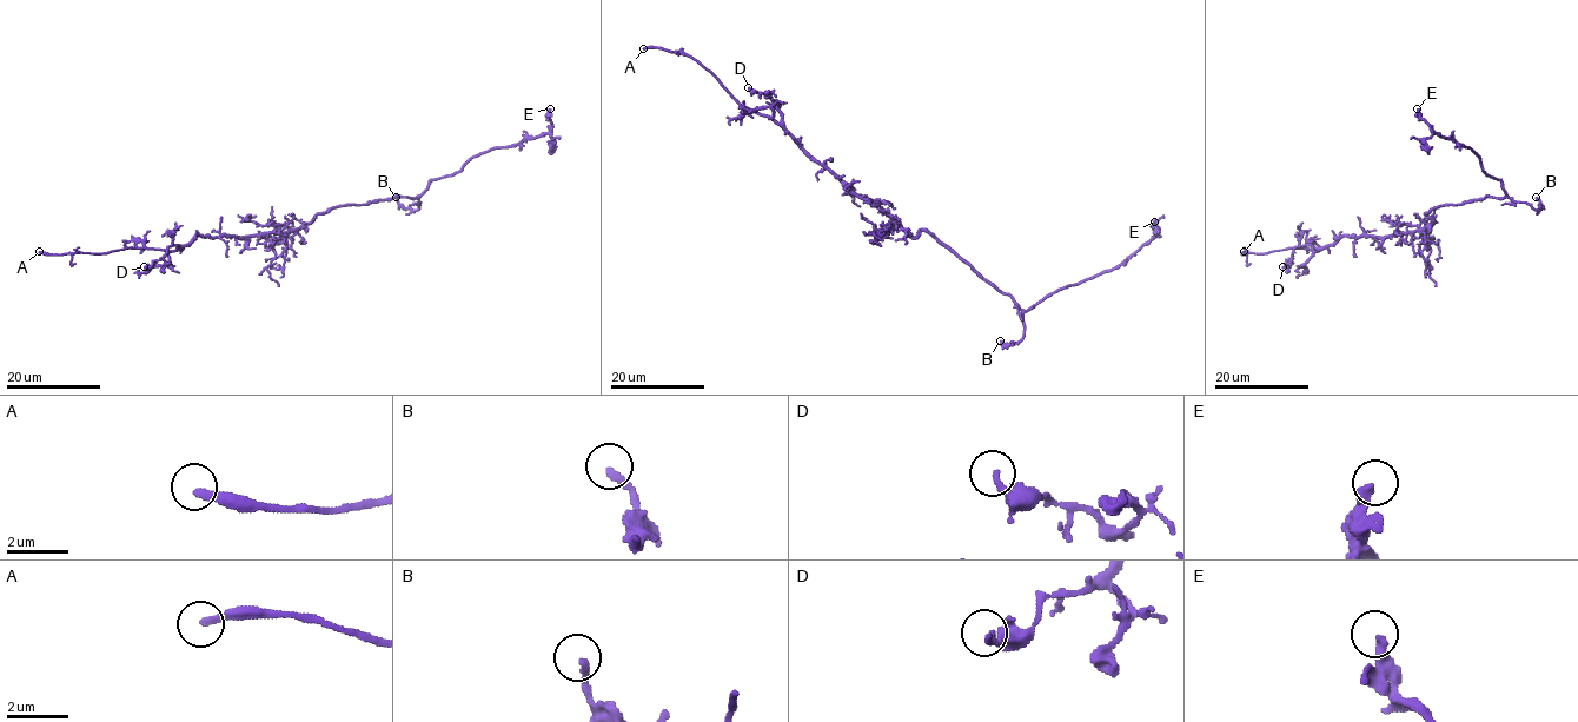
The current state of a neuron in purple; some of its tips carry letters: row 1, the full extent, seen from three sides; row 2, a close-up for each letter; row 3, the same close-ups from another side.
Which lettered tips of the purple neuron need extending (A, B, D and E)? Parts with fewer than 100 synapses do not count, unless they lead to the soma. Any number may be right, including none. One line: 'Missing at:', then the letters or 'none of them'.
Missing at: A

